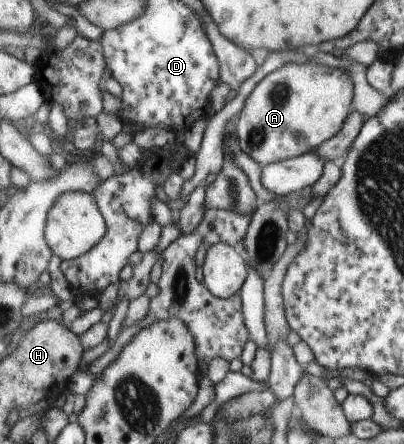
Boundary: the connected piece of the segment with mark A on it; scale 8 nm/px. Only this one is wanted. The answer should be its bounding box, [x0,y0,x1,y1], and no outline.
[236,62,355,164]

